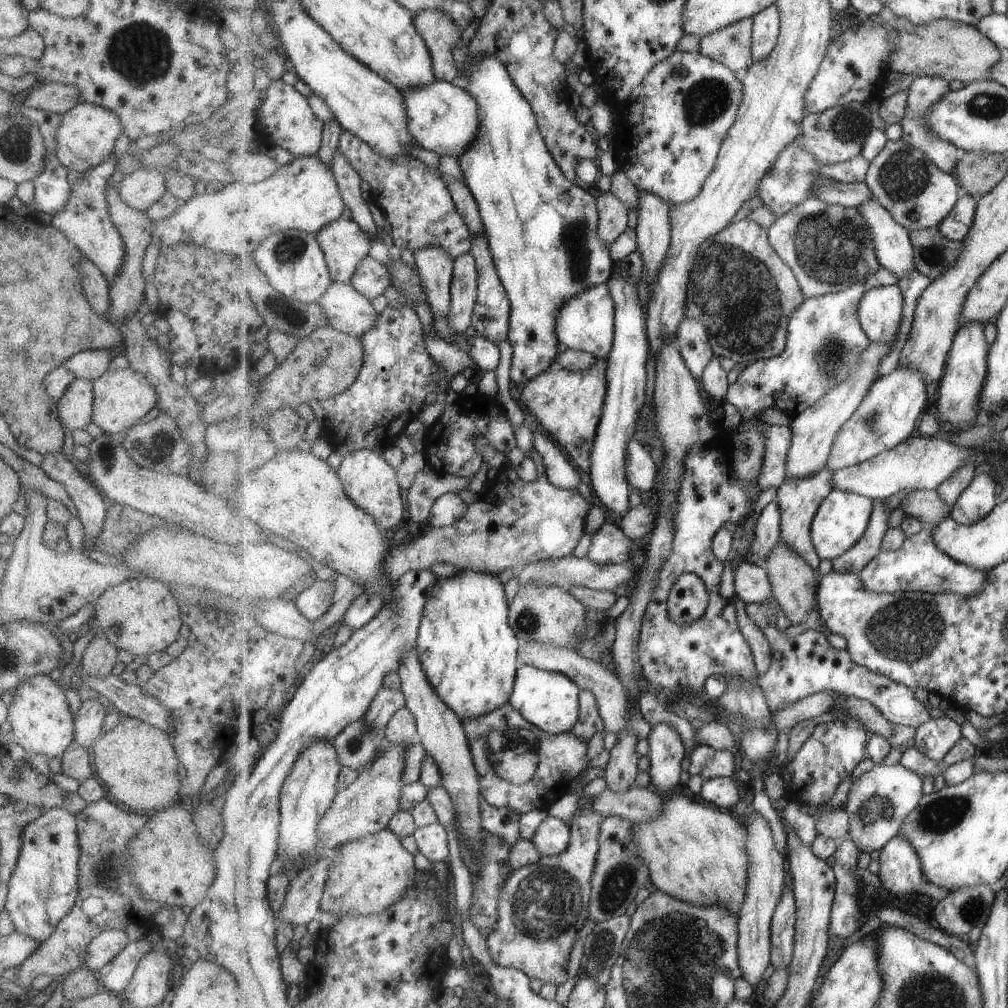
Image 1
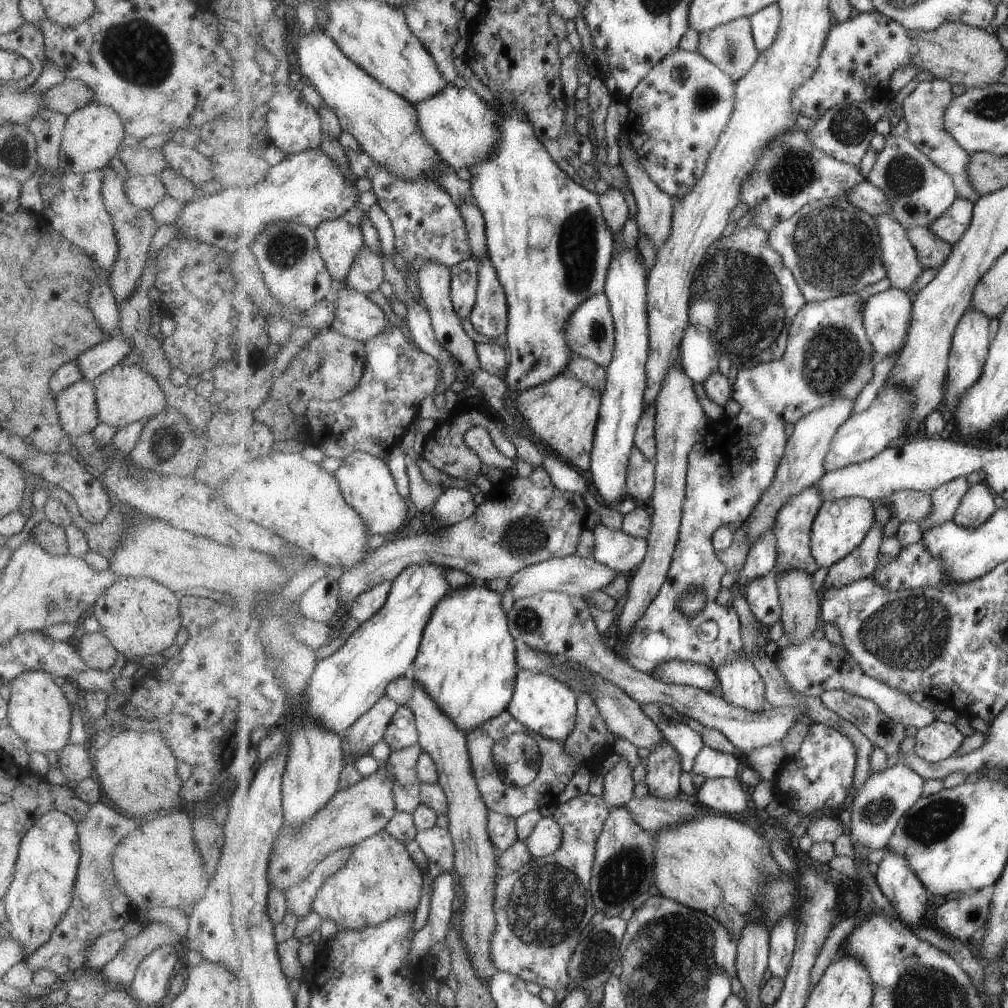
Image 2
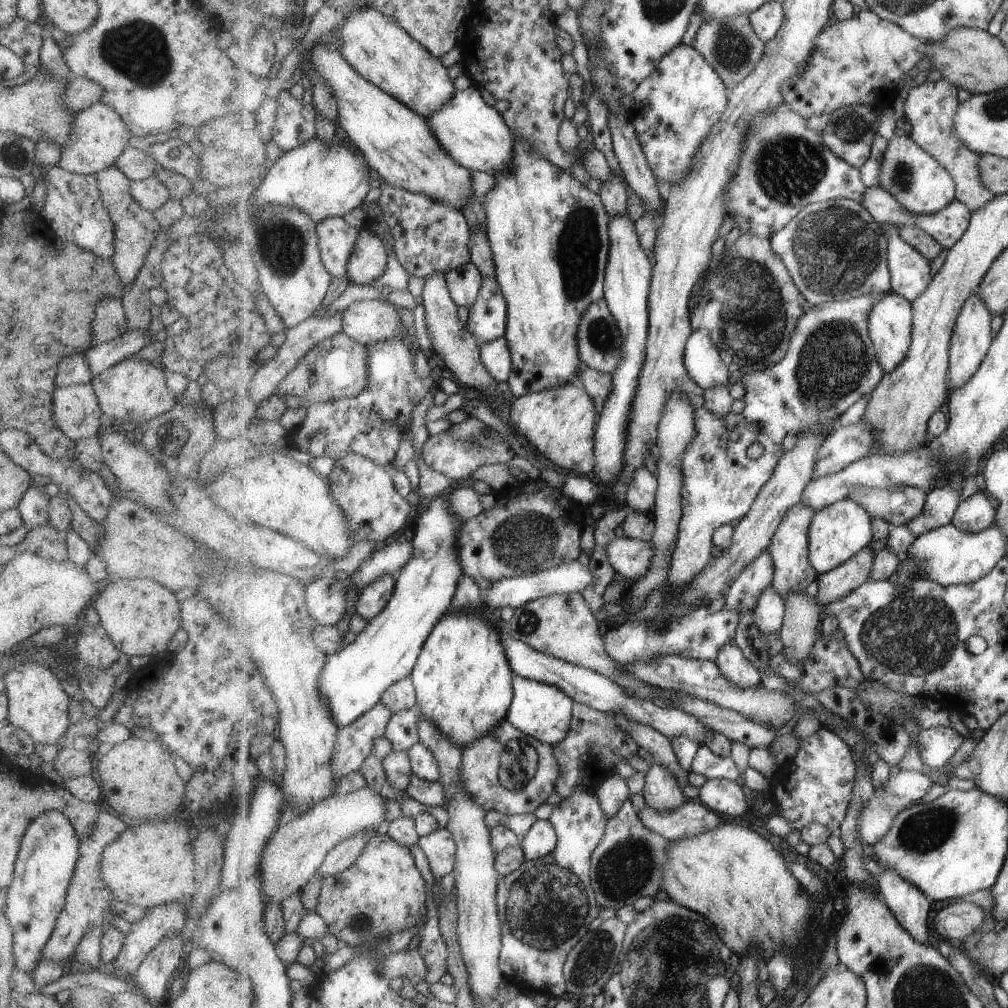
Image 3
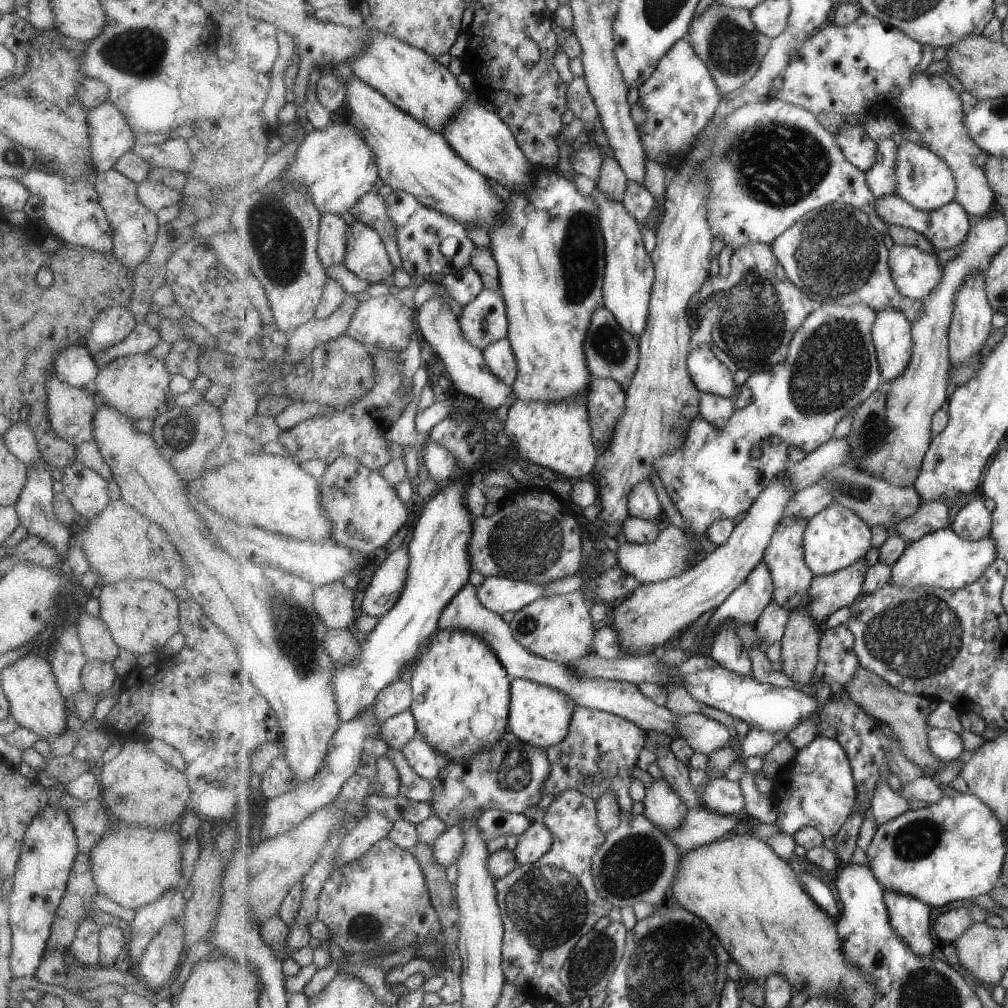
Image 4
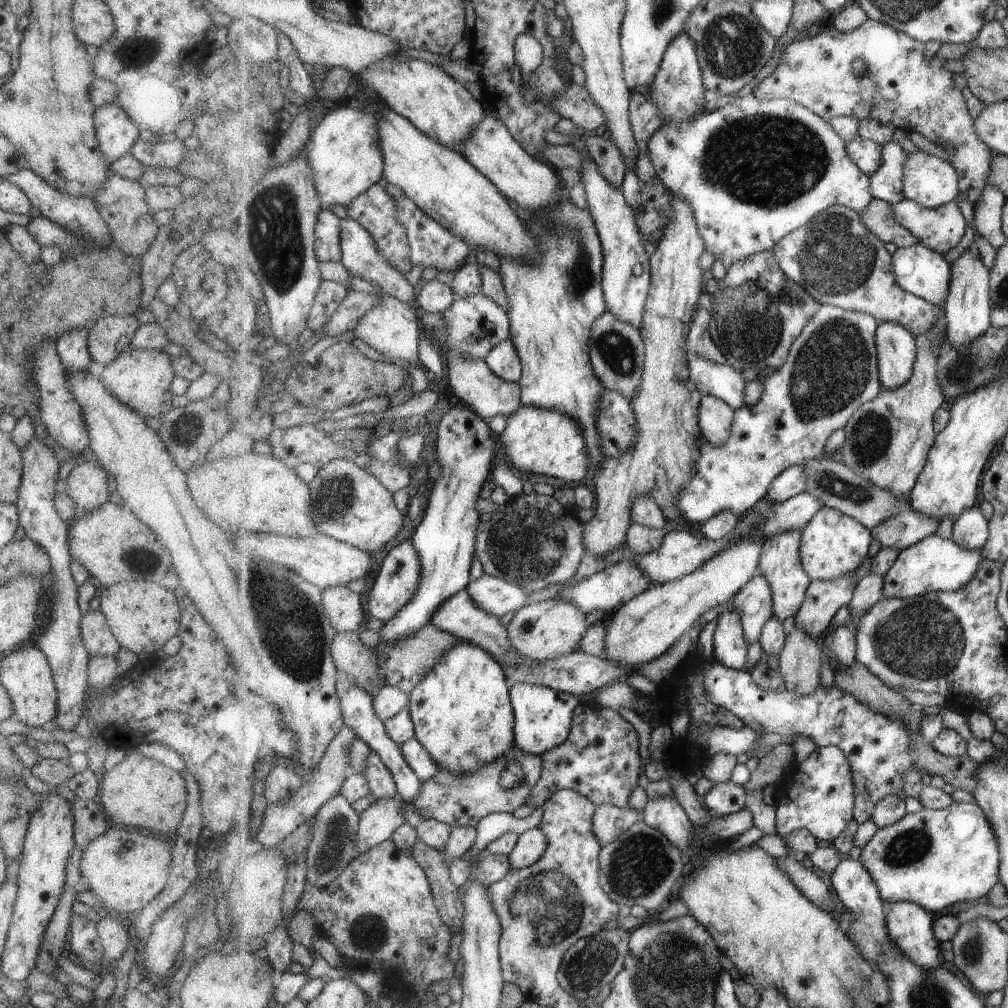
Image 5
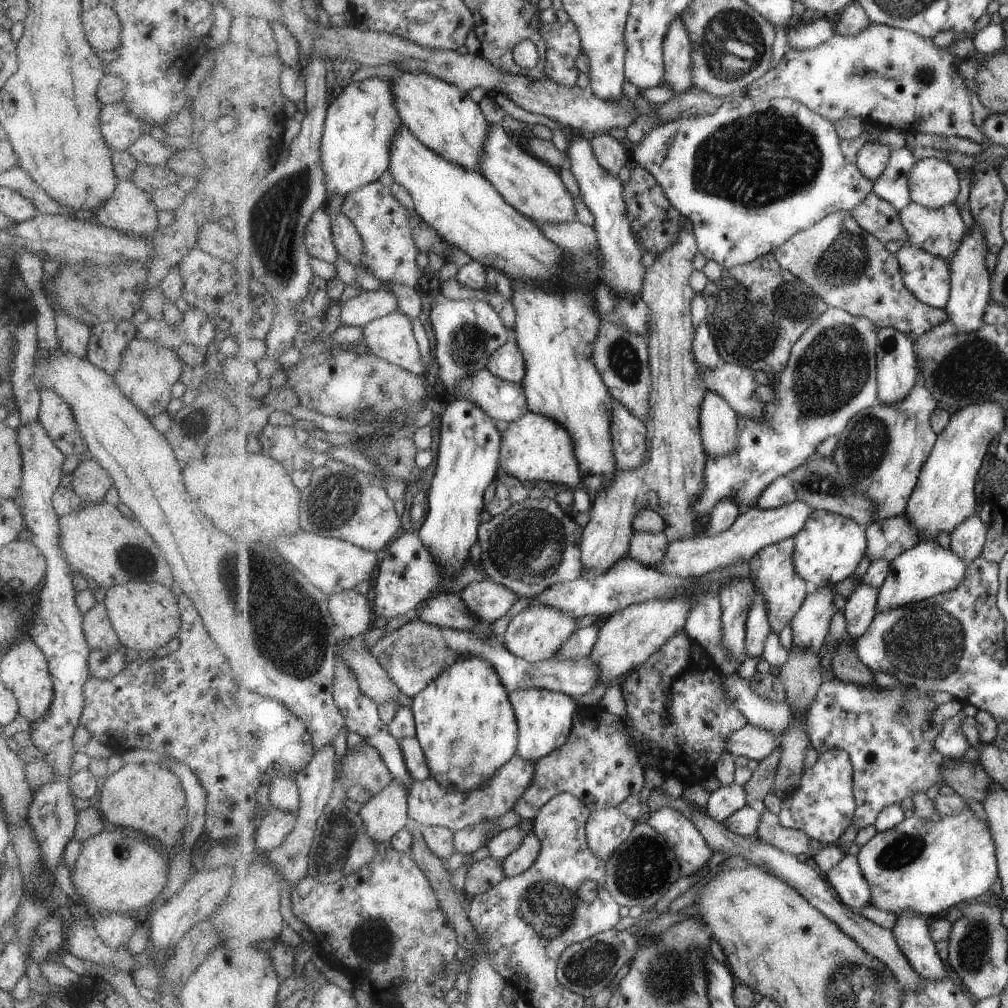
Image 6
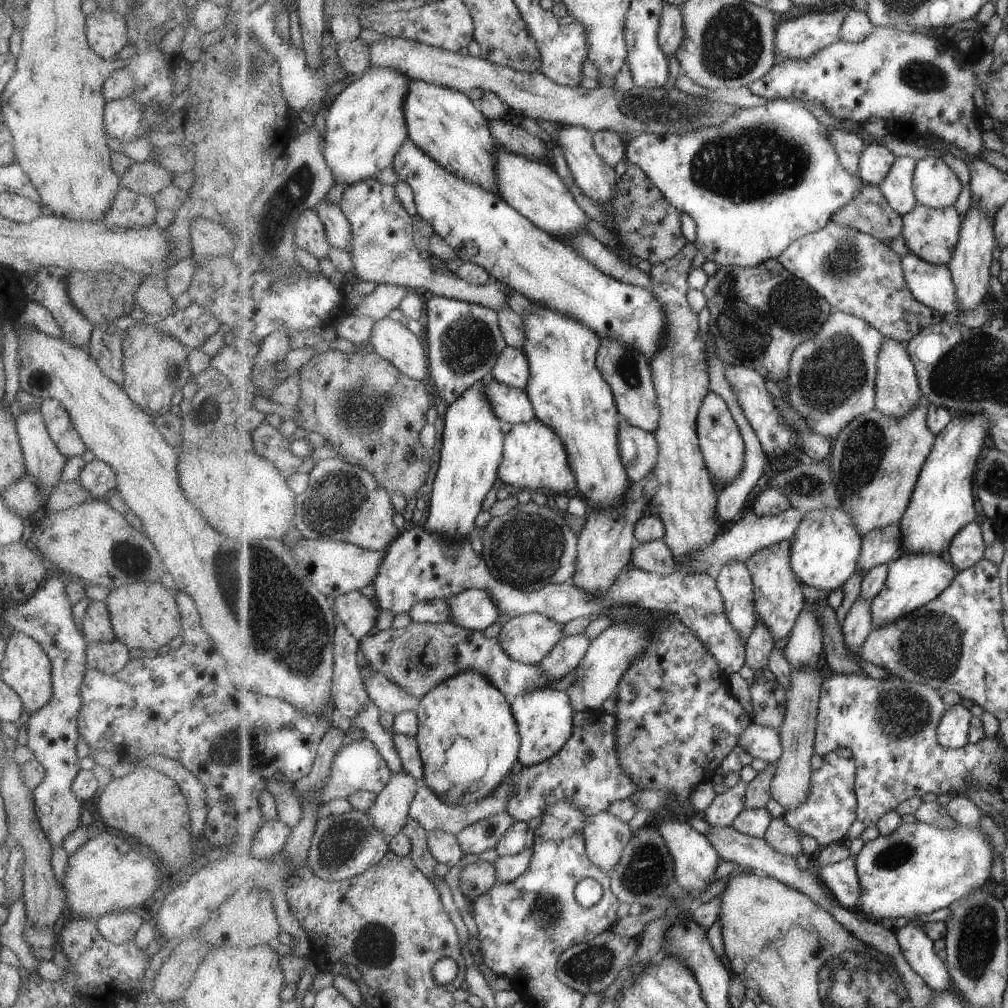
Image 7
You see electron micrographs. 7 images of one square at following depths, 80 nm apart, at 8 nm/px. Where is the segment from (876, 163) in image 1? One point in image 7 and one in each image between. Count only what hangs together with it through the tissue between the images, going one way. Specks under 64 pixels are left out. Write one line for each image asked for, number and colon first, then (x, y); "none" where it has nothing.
2: (921, 191)
3: (920, 182)
4: (925, 180)
5: (932, 182)
6: (934, 183)
7: (936, 186)

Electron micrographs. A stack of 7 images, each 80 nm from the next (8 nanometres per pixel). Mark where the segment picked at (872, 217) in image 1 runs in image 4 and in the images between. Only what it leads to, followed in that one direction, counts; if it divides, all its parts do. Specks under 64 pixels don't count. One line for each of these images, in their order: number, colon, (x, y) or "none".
2: (901, 258)
3: (911, 271)
4: (917, 273)

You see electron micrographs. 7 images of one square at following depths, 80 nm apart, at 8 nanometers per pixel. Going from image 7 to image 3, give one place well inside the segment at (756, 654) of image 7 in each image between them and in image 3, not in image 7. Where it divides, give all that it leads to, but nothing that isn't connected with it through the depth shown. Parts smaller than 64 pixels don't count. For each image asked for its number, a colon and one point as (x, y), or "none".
3: (745, 592)
4: (746, 604)
5: (755, 602)
6: (759, 628)

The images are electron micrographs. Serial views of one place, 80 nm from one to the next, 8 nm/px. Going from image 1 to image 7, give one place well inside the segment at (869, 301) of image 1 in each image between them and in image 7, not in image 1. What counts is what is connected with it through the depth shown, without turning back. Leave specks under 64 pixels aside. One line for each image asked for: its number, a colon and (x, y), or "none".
2: (887, 315)
3: (891, 322)
4: (893, 338)
5: (897, 346)
6: (898, 370)
7: (899, 391)

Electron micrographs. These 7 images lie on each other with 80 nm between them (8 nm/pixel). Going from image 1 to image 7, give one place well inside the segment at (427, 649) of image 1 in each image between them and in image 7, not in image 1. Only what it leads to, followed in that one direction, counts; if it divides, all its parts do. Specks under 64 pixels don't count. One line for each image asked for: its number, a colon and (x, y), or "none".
2: (468, 661)
3: (464, 682)
4: (462, 691)
5: (462, 712)
6: (465, 717)
7: (469, 706)

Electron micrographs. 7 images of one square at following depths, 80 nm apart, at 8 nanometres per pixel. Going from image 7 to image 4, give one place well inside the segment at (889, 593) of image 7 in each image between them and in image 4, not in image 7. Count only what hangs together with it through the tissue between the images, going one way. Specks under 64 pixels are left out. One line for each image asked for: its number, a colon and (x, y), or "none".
4: (943, 559)
5: (934, 564)
6: (928, 569)

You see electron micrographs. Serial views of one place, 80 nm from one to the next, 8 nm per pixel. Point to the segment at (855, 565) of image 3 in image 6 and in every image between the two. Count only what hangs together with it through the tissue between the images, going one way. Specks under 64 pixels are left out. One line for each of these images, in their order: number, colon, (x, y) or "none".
4: (841, 589)
5: (823, 599)
6: (810, 627)

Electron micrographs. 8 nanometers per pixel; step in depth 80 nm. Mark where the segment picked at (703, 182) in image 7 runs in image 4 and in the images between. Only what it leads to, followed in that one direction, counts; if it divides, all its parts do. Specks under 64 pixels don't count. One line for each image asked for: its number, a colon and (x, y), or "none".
4: (772, 162)
5: (754, 171)
6: (780, 168)

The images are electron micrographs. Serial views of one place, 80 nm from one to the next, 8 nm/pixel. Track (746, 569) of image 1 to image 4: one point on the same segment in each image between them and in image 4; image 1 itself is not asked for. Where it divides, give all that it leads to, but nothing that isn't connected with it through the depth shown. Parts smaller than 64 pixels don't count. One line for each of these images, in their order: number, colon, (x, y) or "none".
2: (763, 594)
3: (769, 614)
4: (771, 627)

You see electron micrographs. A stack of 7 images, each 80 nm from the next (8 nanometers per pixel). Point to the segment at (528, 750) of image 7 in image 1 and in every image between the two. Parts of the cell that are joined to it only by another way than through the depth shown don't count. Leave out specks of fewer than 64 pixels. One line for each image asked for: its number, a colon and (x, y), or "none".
1: (550, 700)
2: (546, 705)
3: (540, 710)
4: (541, 715)
5: (544, 716)
6: (545, 717)

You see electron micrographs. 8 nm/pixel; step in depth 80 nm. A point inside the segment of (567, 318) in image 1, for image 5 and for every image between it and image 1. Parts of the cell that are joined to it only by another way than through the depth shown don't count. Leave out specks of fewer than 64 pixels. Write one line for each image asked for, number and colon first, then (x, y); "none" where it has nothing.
2: (591, 332)
3: (600, 338)
4: (612, 351)
5: (617, 349)

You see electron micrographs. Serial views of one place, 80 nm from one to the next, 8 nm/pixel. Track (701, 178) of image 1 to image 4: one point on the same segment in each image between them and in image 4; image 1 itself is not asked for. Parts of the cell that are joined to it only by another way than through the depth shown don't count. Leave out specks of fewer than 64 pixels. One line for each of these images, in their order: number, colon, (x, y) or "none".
2: (676, 115)
3: (675, 108)
4: (680, 99)

